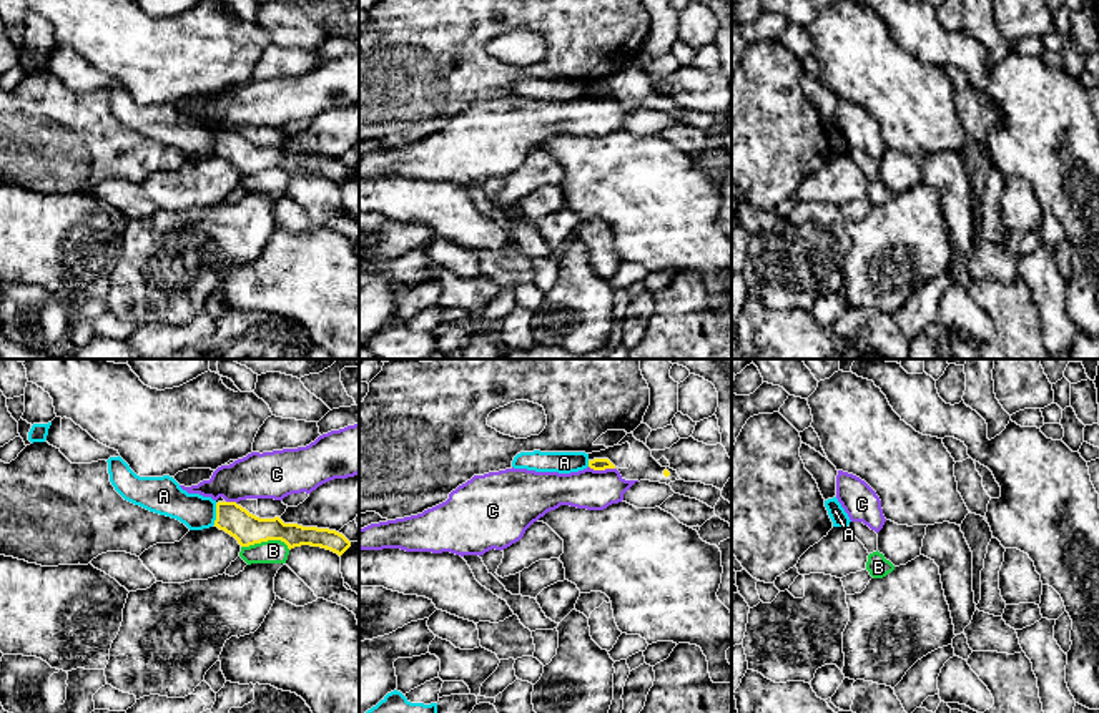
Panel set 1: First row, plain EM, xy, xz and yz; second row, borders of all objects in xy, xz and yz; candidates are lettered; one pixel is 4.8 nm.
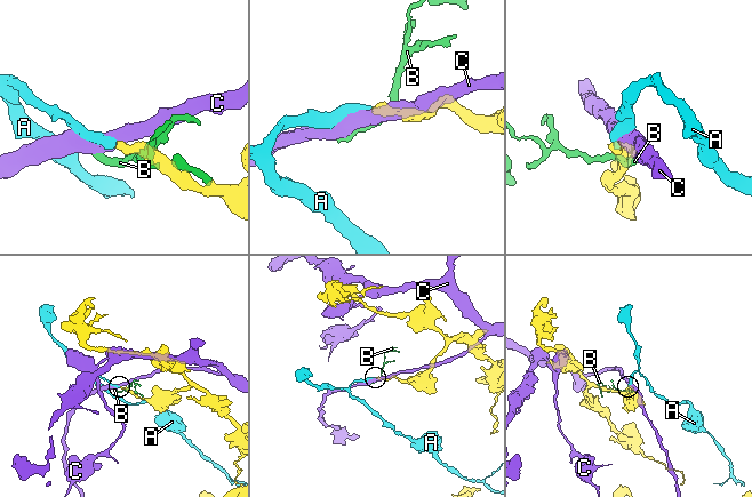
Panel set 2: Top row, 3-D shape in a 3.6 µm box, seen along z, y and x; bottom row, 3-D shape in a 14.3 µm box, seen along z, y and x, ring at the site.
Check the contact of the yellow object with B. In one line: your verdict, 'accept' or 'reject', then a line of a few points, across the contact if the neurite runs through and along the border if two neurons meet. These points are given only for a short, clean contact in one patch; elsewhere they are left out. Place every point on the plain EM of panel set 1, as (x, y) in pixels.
reject | xy (241, 175), (281, 168), (290, 177)

